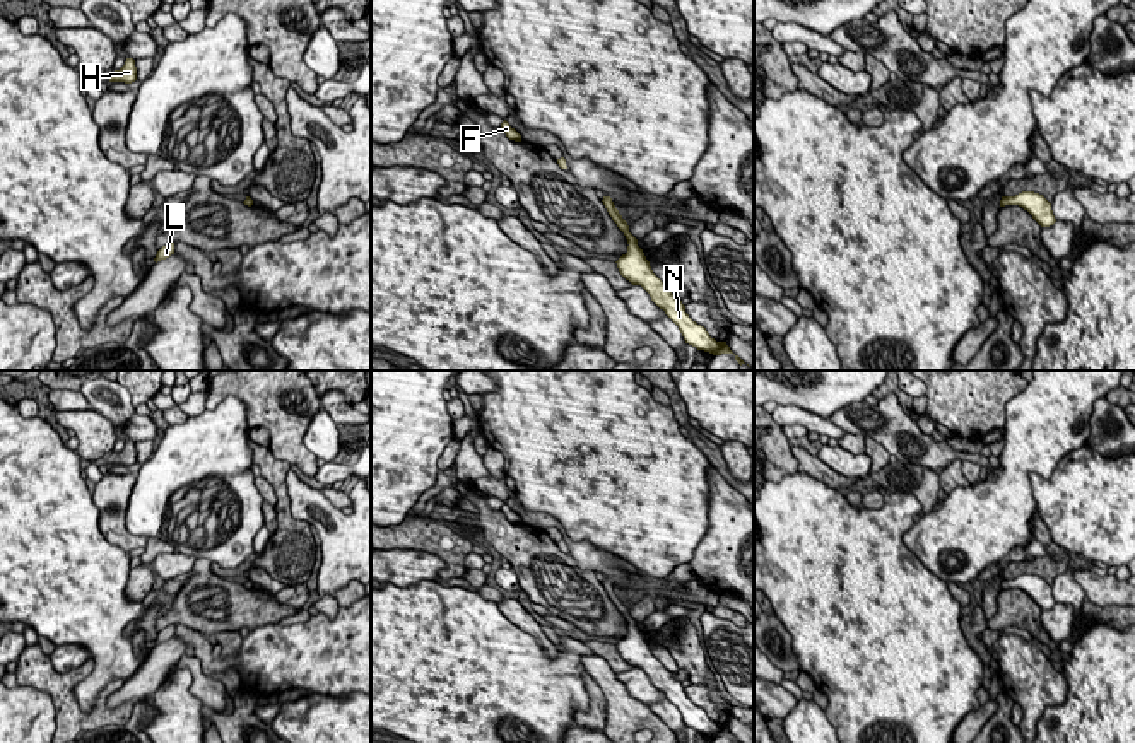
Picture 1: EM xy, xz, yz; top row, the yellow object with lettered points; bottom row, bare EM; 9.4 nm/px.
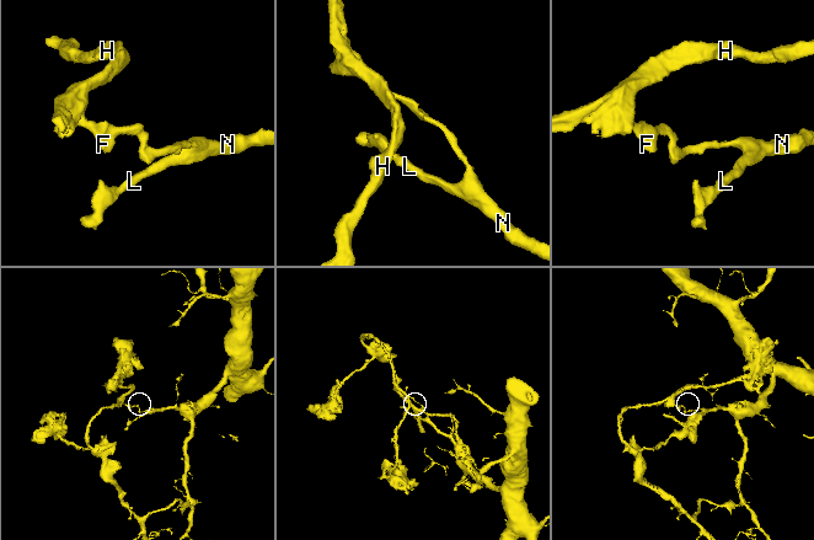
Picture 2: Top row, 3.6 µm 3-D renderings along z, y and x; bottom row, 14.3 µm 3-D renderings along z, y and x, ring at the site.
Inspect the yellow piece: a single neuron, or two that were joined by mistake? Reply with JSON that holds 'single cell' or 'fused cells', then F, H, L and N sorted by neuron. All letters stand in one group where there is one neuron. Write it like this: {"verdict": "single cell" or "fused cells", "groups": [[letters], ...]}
{"verdict": "fused cells", "groups": [["F", "H"], ["L", "N"]]}

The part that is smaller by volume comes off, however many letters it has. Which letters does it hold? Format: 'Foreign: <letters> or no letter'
Foreign: F, H

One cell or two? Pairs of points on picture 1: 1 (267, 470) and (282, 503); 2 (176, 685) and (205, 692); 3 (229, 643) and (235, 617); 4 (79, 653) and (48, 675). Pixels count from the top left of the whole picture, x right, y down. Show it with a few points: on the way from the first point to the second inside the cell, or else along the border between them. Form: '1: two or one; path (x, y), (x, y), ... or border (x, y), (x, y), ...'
1: one; path (276, 479), (281, 494)
2: two; border (176, 665), (188, 670), (190, 690), (204, 704)
3: two; border (238, 631), (217, 631), (211, 637)
4: two; border (89, 656), (67, 672), (58, 672), (48, 658)

